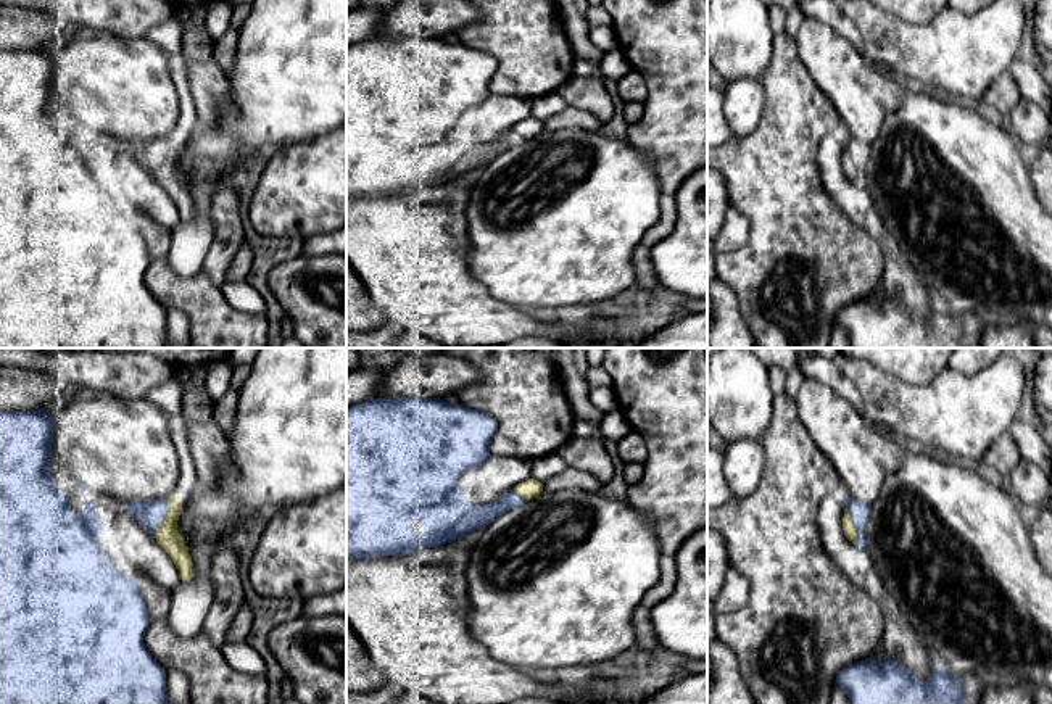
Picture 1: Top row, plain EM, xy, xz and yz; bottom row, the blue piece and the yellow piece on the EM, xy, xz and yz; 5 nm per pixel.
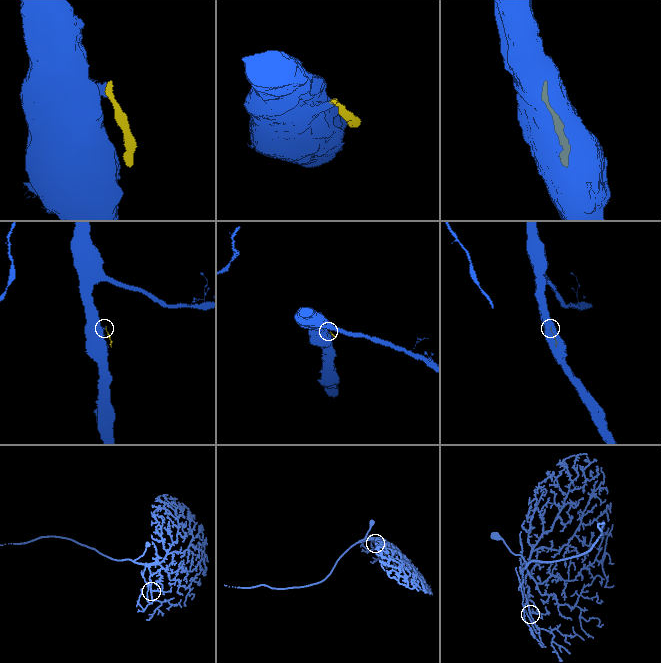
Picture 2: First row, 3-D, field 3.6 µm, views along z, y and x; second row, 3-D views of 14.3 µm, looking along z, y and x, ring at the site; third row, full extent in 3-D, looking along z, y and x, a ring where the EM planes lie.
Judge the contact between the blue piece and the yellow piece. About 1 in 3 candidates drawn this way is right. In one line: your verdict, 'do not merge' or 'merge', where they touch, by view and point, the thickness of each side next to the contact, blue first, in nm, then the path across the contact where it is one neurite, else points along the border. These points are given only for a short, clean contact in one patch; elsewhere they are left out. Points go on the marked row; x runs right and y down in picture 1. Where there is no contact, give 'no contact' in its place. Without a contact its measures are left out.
do not merge; meets blue in xy at (165, 516); 130 nm thick on the blue side, 120 nm on the other; border along xy (168, 500), (168, 514), (153, 535)

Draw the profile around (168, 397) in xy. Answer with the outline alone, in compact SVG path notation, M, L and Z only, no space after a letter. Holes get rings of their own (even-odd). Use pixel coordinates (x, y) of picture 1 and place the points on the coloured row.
M171 377L161 385L151 388L147 398L166 414L171 438L179 456L179 480L168 498L168 516L156 528L155 538L172 559L179 570L179 580L190 582L193 578L193 562L188 548L177 530L177 520L190 496L195 493L197 470L188 446L187 424L180 416L180 383L176 377Z

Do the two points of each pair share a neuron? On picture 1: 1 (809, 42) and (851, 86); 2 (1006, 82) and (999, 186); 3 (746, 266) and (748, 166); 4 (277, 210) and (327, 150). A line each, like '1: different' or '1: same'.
1: same
2: different
3: same
4: same

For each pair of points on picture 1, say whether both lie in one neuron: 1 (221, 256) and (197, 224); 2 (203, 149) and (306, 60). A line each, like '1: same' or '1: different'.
1: different
2: same

